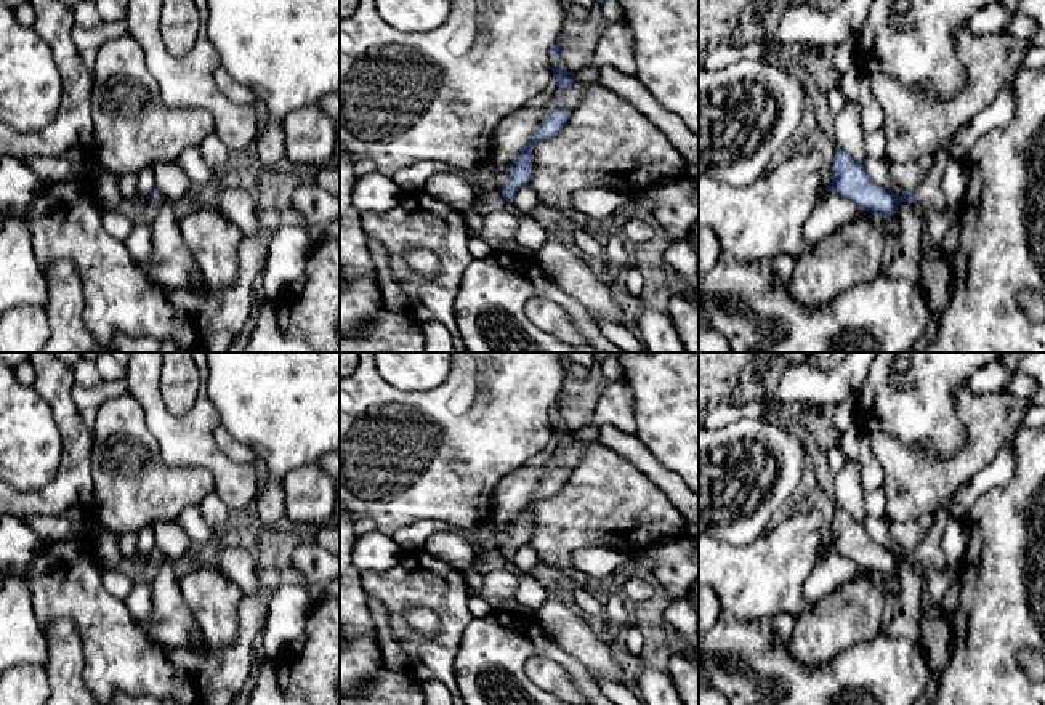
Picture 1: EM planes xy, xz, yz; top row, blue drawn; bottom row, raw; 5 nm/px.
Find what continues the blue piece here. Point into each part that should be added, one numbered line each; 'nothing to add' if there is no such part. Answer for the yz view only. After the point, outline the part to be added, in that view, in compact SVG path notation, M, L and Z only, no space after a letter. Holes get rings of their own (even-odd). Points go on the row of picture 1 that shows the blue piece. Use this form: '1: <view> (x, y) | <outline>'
1: yz (928, 191) | M954 138L934 152L933 167L925 173L923 183L915 189L917 205L930 203L947 213L946 199L941 192L941 178L944 170L955 162L949 154L952 141Z

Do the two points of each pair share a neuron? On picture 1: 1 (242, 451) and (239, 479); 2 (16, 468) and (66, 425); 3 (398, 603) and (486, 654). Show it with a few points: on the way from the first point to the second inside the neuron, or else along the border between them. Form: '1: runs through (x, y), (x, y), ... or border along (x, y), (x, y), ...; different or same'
1: border along (215, 436), (215, 443), (229, 457), (250, 465); different
2: border along (42, 398), (52, 412), (61, 439), (58, 470); different
3: border along (473, 619), (463, 632), (455, 657), (455, 676); different

